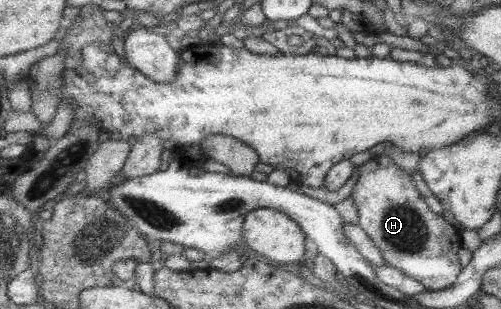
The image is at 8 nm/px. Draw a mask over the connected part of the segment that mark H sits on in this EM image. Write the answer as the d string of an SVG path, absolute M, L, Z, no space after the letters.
M388 152L375 155L360 167L355 169L360 174L360 179L351 195L359 215L359 226L377 243L381 249L386 264L403 271L409 277L420 281L428 290L448 289L456 283L462 265L458 253L462 249L461 231L453 225L452 219L447 215L434 213L424 201L424 196L418 191L412 174L396 165Z

